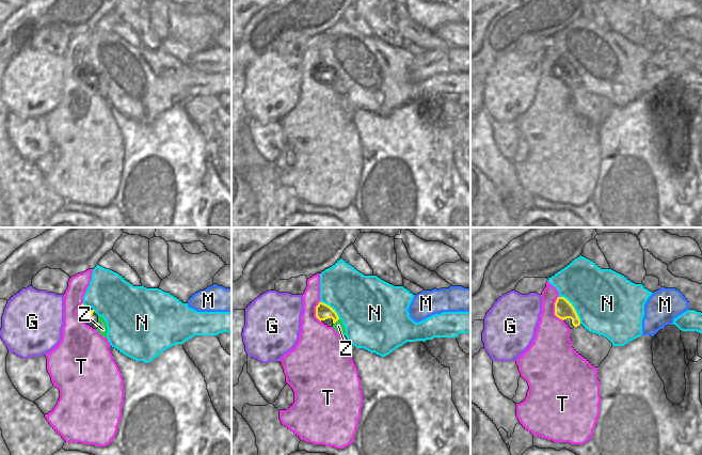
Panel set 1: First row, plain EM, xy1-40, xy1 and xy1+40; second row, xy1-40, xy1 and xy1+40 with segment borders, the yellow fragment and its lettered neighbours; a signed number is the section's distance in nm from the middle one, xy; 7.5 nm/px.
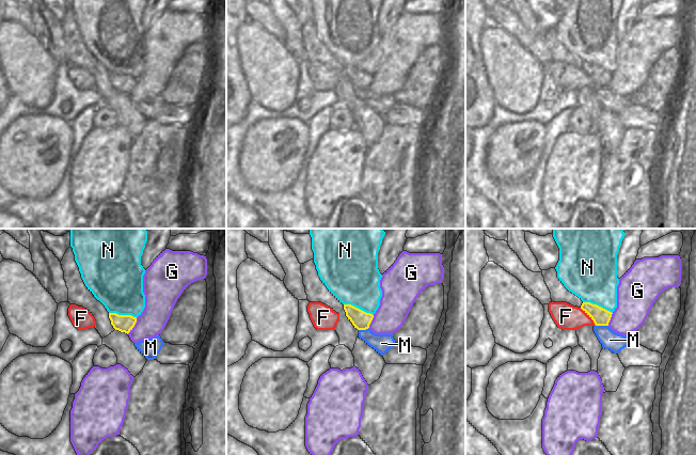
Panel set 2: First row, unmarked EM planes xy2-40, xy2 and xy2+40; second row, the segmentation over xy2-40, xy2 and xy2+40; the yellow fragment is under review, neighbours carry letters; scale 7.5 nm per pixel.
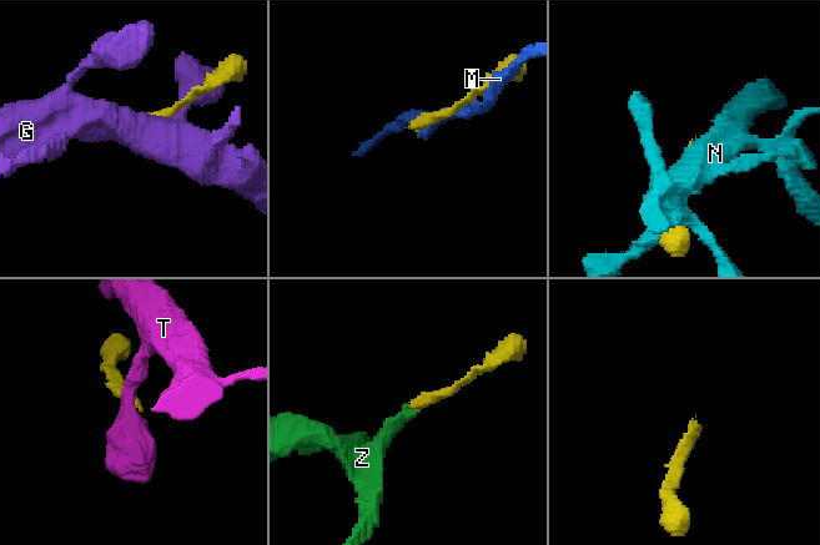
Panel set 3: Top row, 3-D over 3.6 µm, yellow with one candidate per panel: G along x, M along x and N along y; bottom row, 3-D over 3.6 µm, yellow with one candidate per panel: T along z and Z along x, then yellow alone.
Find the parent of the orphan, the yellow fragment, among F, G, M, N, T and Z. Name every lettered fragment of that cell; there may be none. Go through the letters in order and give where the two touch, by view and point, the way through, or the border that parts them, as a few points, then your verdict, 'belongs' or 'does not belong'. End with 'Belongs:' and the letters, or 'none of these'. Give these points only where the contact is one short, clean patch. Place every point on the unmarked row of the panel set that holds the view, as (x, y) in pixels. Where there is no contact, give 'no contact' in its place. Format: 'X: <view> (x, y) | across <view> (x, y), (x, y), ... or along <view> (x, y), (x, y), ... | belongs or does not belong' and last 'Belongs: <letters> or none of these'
F: xy2+40 (589, 77) | along xy2+40 (580, 68), (596, 85) | does not belong
G: xy2-40 (133, 87) | does not belong
M: xy2+40 (602, 85) | along xy2+40 (596, 85), (607, 87) | does not belong
N: xy1+40 (573, 68) | does not belong
T: xy1+40 (555, 69) | along xy1+40 (558, 57), (555, 63), (555, 75), (562, 81) | does not belong
Z: xy1 (336, 81) | across xy1 (323, 72), (329, 73), (336, 81), (338, 87) | belongs
Belongs: Z

